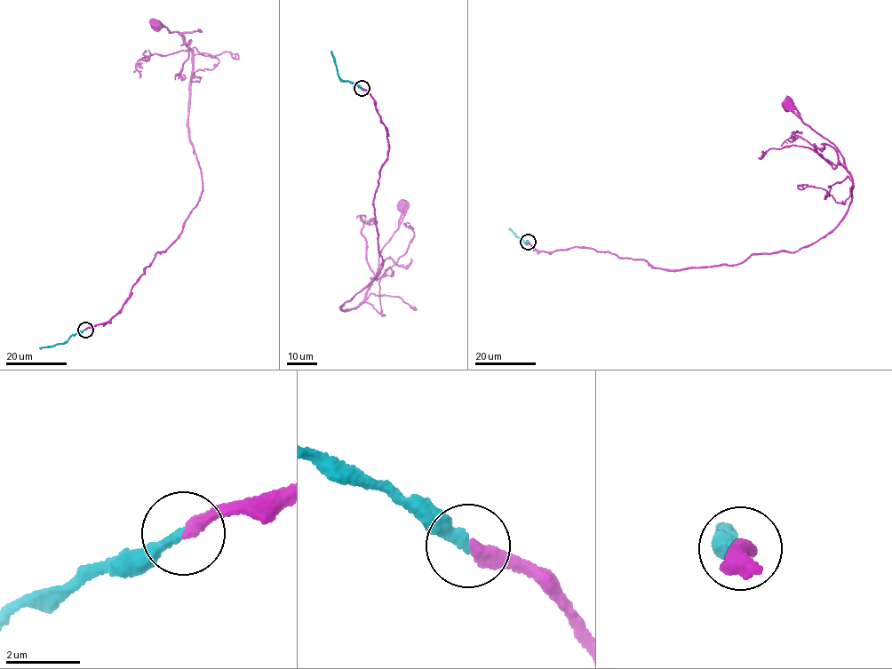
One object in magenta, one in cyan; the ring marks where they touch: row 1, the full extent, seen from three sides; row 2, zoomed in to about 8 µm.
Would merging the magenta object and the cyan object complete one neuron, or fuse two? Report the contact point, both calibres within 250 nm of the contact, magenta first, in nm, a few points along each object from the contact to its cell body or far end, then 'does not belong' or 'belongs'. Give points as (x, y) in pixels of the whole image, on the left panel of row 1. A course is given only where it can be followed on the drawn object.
place (85, 330); calibres 400 and 320 nm; course magenta (85, 330), (120, 312), (155, 254), (179, 237), (203, 187), (187, 119), (192, 50), (179, 33), (155, 24); course cyan (84, 329), (51, 347), (39, 347); belongs

